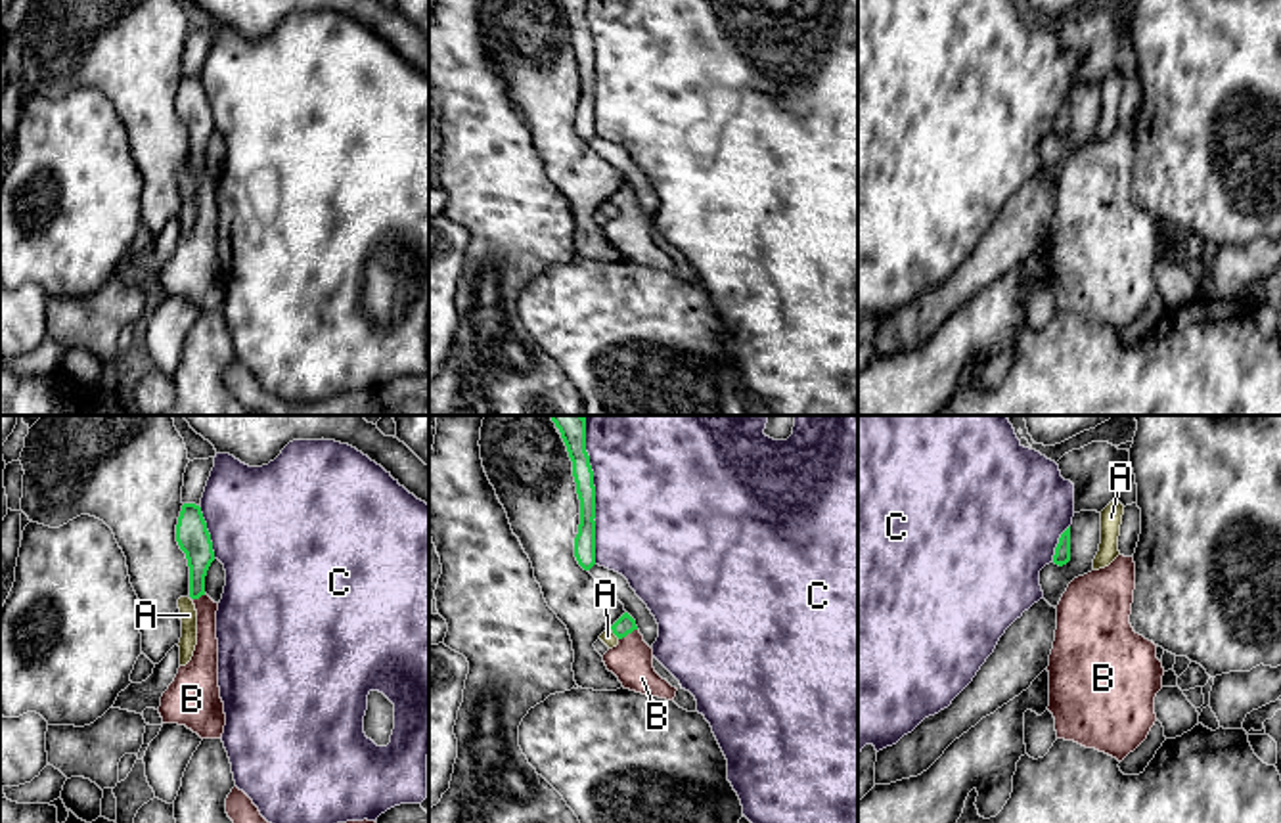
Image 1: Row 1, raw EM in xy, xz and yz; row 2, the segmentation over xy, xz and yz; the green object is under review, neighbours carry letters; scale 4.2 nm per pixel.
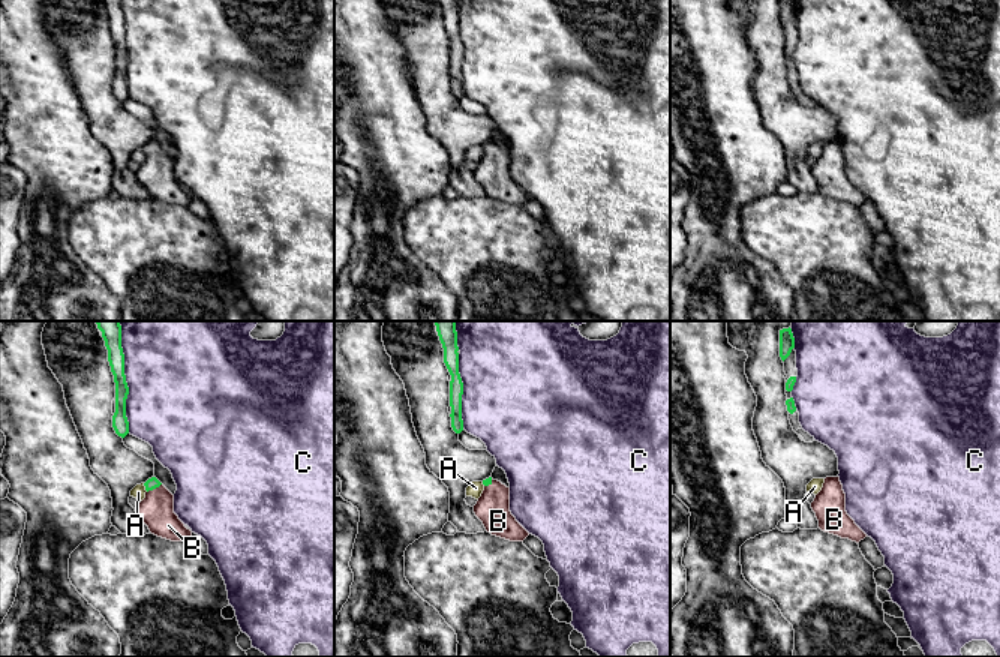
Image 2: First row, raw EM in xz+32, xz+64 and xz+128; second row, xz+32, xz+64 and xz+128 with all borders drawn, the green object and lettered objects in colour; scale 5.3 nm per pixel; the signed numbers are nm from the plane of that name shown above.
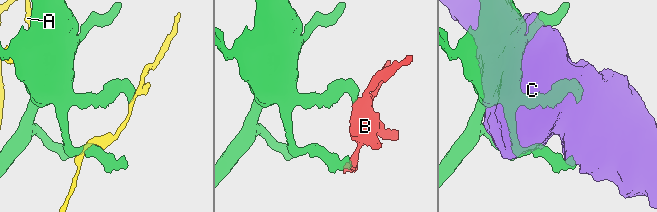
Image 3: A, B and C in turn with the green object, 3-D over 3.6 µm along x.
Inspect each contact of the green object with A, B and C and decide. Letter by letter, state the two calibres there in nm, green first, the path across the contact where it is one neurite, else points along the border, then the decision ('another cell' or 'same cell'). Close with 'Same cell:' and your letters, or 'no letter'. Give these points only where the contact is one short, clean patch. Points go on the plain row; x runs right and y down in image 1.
A: calibres 80 and 60 nm; another cell
B: calibres 80 and 180 nm; way xz (625, 196), (627, 205), (630, 232); same cell
C: calibres 100 and 500 nm; another cell
Same cell: B

